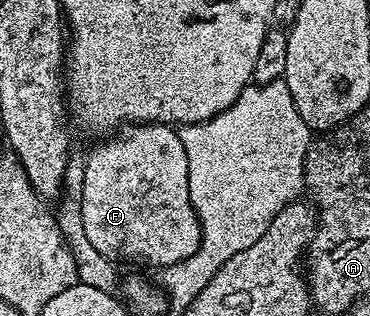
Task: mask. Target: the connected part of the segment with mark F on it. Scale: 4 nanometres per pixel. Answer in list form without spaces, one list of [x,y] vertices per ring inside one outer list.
[[[159,122],[126,124],[120,127],[112,136],[98,142],[101,143],[90,152],[89,159],[85,162],[85,171],[81,174],[81,190],[79,189],[83,232],[87,232],[87,240],[91,240],[91,245],[95,247],[95,252],[99,252],[104,258],[108,258],[114,264],[120,263],[119,261],[134,262],[137,266],[158,266],[158,268],[173,266],[176,262],[187,260],[187,256],[194,254],[201,243],[201,221],[197,218],[197,213],[191,202],[187,148],[183,148],[183,140],[180,133],[174,127]]]

